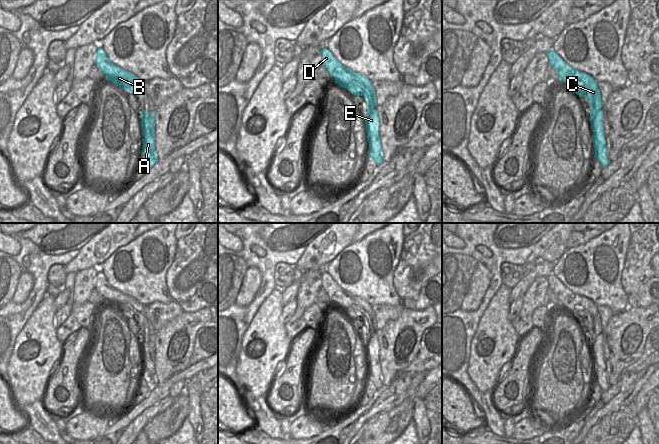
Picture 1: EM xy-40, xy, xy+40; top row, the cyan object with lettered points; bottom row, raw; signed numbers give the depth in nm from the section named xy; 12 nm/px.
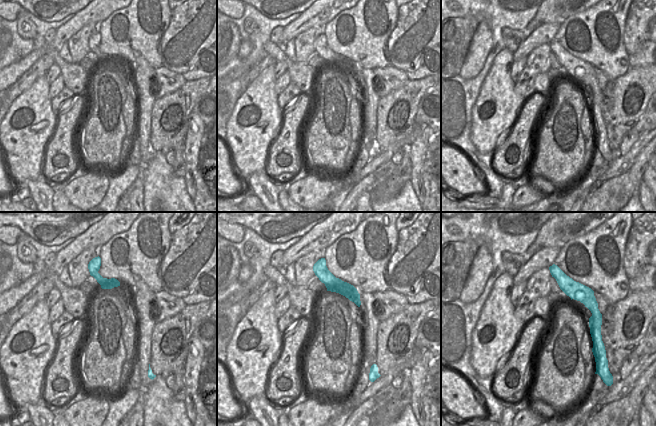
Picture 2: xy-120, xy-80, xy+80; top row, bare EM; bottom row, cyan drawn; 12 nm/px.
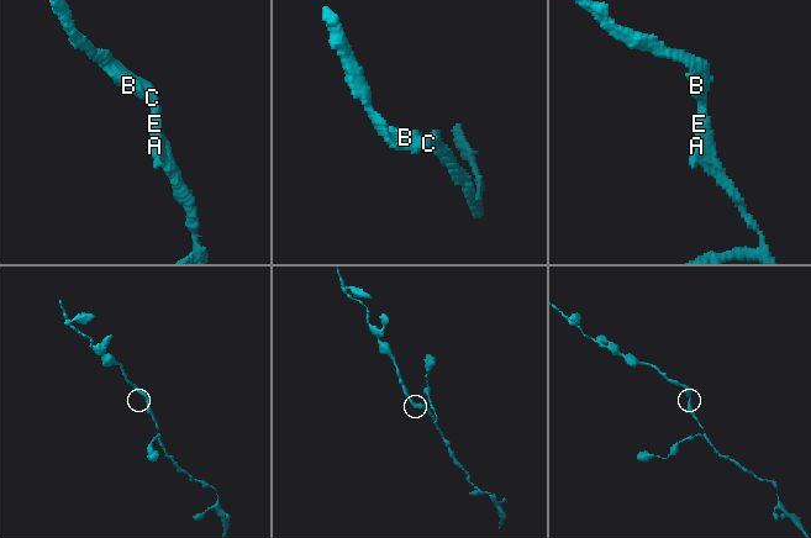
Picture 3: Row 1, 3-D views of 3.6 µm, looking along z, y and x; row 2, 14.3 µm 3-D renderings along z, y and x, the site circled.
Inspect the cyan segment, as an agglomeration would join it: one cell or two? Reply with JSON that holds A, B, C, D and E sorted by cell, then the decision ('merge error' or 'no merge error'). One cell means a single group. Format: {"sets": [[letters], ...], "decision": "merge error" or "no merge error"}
{"sets": [["A", "B", "C", "D", "E"]], "decision": "no merge error"}

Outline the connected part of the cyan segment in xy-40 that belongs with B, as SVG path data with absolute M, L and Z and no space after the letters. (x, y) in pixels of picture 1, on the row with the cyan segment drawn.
M98 48L95 54L95 64L110 81L122 89L129 90L140 97L145 94L145 81L136 75L114 65L107 57L103 48Z

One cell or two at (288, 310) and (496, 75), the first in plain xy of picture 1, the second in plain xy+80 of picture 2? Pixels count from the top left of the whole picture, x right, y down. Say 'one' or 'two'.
two

